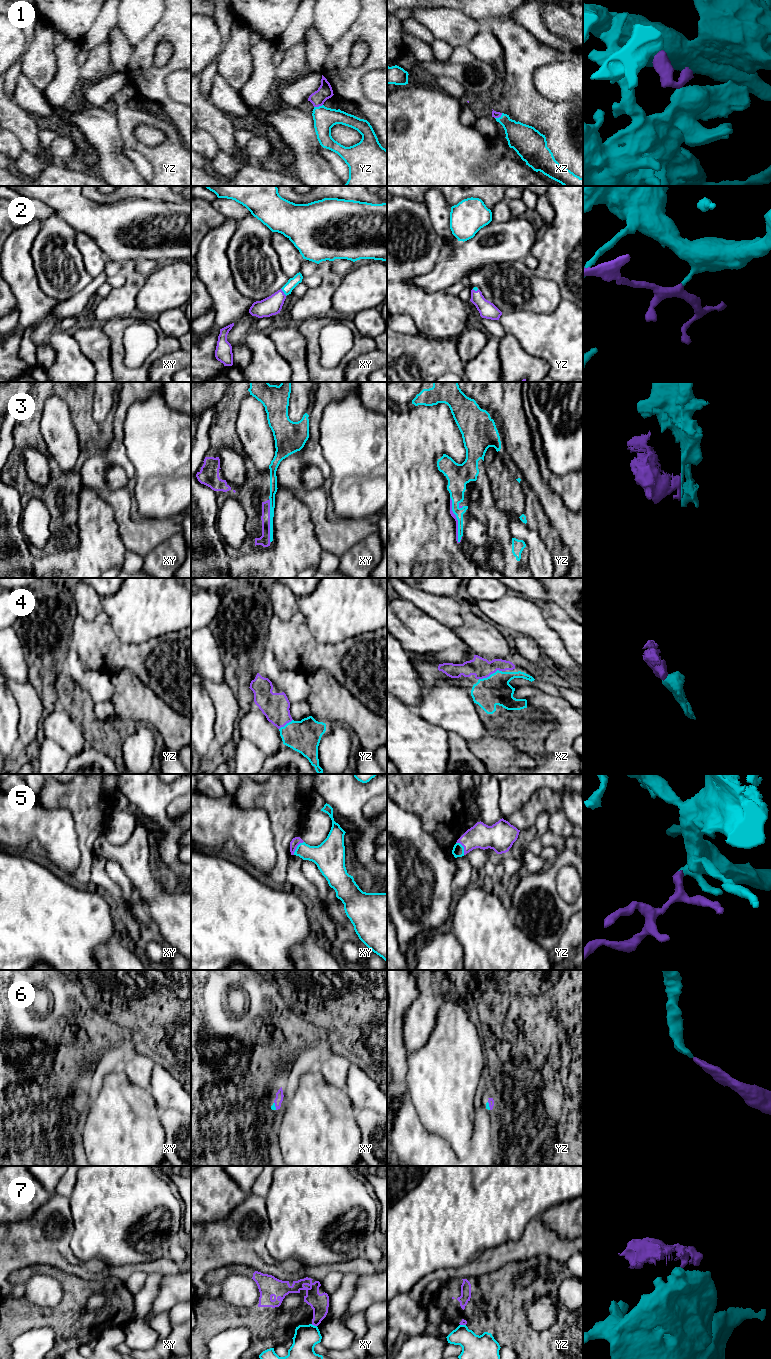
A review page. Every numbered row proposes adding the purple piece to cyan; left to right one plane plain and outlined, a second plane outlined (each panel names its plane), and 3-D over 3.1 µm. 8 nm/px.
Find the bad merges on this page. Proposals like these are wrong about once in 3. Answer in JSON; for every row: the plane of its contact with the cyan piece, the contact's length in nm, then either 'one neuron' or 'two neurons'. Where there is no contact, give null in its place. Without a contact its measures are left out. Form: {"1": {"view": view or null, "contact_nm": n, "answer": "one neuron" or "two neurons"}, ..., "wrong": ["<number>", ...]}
{"1": {"view": "yz", "contact_nm": 80, "answer": "one neuron"}, "2": {"view": "xy", "contact_nm": 80, "answer": "one neuron"}, "3": {"view": "yz", "contact_nm": 380, "answer": "one neuron"}, "4": {"view": "xz", "contact_nm": 200, "answer": "one neuron"}, "5": {"view": "xy", "contact_nm": 140, "answer": "one neuron"}, "6": {"view": "yz", "contact_nm": 70, "answer": "one neuron"}, "7": {"view": "xy", "contact_nm": 50, "answer": "two neurons"}, "wrong": ["7"]}

